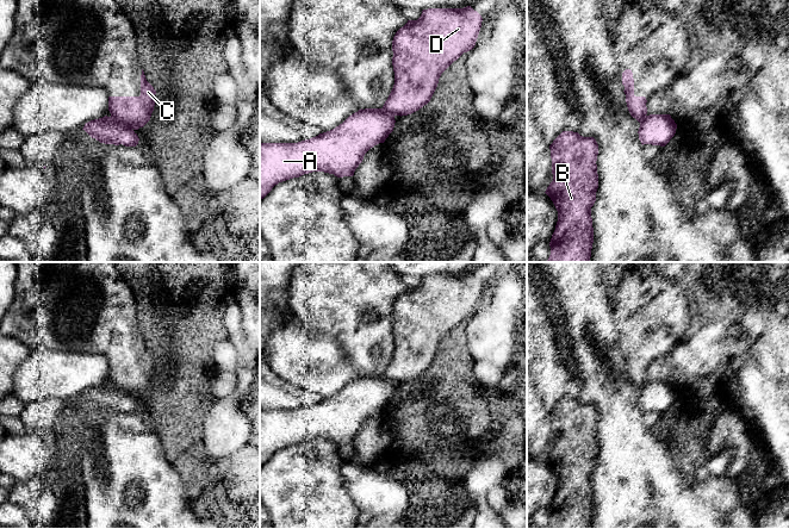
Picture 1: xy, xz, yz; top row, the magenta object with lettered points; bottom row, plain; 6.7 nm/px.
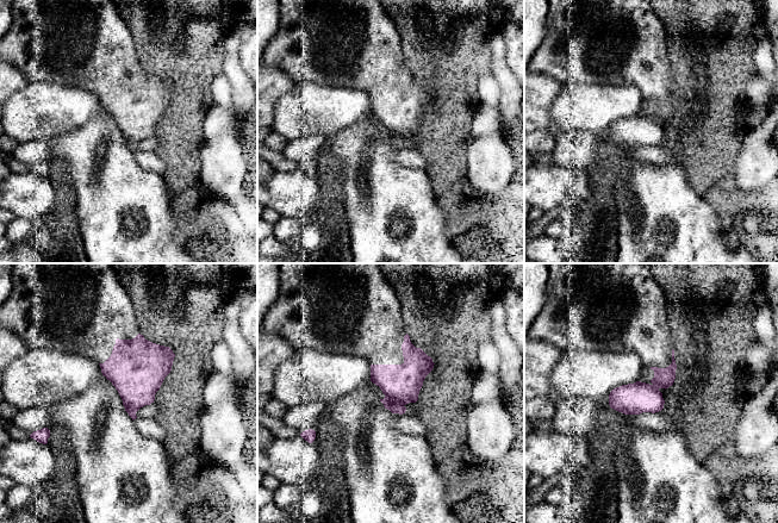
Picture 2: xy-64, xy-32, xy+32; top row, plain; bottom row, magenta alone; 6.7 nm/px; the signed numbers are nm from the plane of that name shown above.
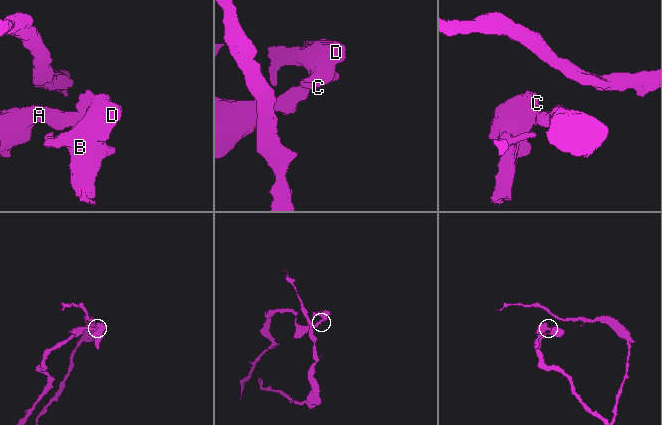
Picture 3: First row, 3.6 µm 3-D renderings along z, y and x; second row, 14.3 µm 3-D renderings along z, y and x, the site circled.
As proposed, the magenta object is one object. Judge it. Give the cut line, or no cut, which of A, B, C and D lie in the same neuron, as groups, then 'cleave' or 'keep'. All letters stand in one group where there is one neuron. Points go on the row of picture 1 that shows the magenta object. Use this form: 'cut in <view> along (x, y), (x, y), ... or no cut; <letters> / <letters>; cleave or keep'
cut in xy along (111, 116), (131, 129); A / B C D; cleave

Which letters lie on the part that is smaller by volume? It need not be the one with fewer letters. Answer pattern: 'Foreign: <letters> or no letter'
Foreign: B, C, D

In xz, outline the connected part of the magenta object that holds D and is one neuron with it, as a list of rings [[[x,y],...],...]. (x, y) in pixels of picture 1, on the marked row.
[[[471,6],[423,10],[417,20],[408,20],[392,41],[394,85],[381,110],[393,116],[411,114],[427,105],[441,74],[476,45],[483,18]]]

